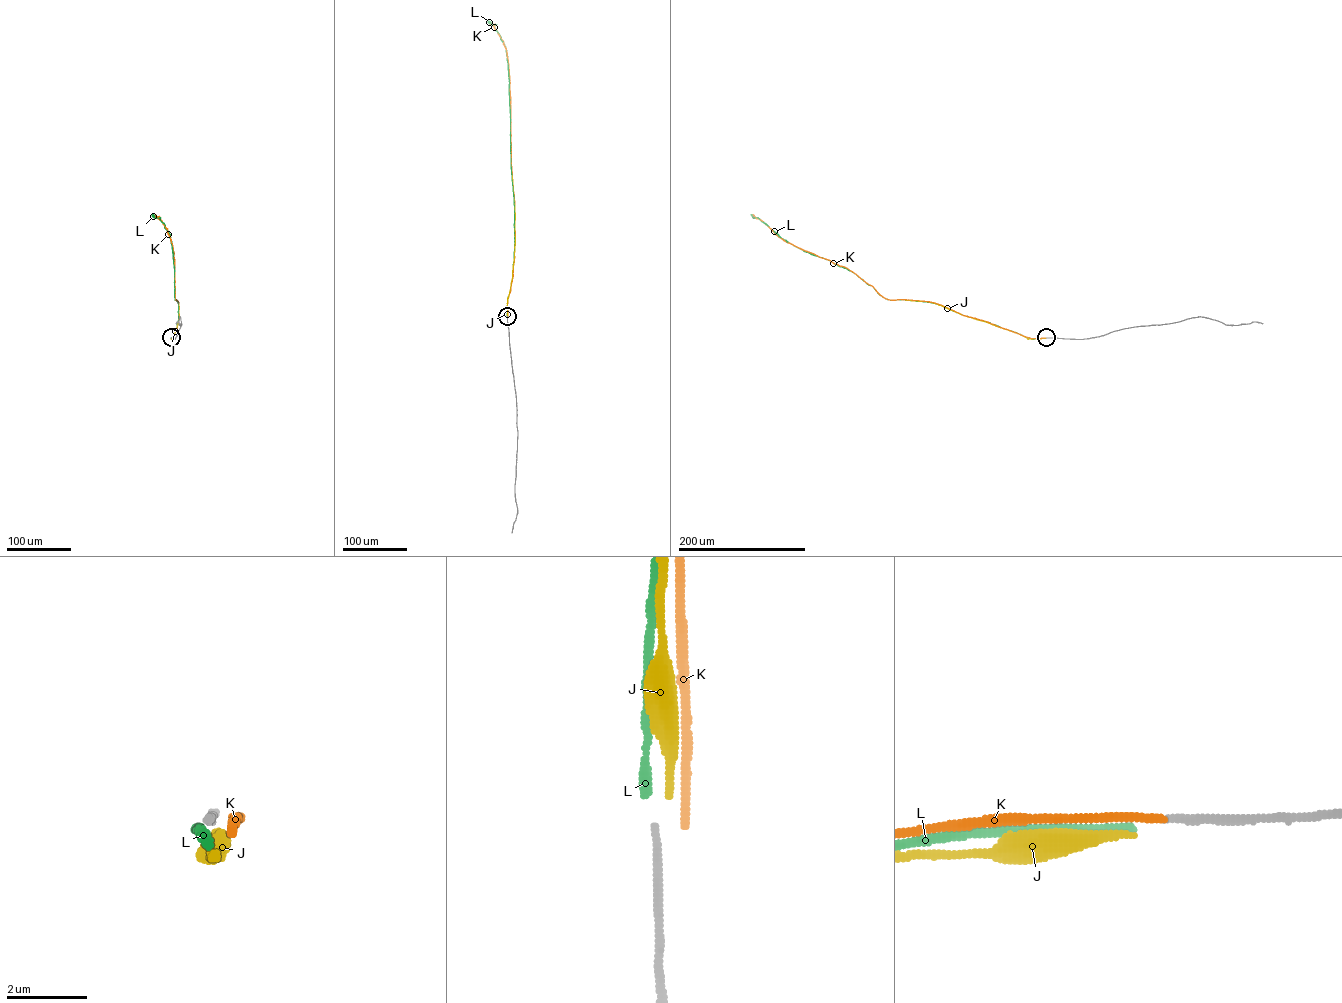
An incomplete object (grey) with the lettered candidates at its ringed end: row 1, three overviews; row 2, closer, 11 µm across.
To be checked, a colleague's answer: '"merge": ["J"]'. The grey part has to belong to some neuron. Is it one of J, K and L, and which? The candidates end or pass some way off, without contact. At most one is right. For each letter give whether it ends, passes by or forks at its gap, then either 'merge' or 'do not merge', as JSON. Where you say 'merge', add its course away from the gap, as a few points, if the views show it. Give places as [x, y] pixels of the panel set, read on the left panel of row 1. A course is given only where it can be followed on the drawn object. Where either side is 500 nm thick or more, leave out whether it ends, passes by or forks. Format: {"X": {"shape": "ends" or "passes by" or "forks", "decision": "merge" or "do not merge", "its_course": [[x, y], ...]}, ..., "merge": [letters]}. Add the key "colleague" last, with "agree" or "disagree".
{"J": {"shape": "ends", "decision": "do not merge"}, "K": {"shape": "ends", "decision": "do not merge"}, "L": {"shape": "ends", "decision": "do not merge"}, "merge": [], "colleague": "disagree"}

